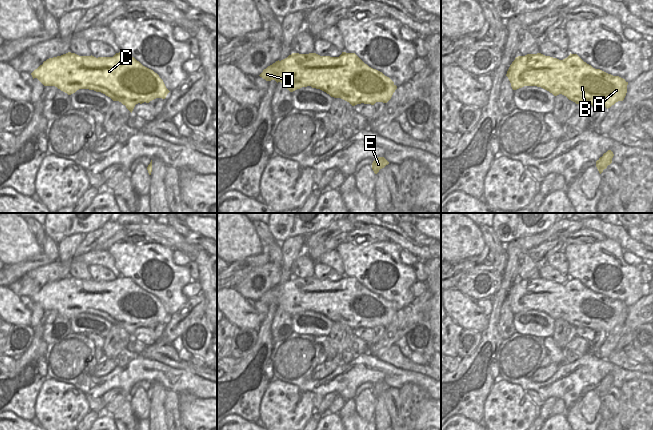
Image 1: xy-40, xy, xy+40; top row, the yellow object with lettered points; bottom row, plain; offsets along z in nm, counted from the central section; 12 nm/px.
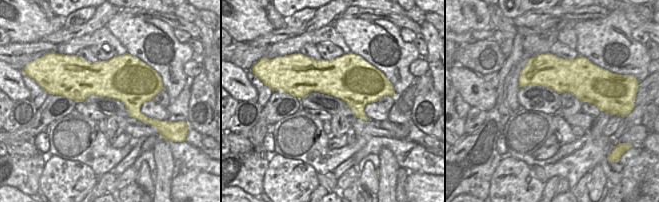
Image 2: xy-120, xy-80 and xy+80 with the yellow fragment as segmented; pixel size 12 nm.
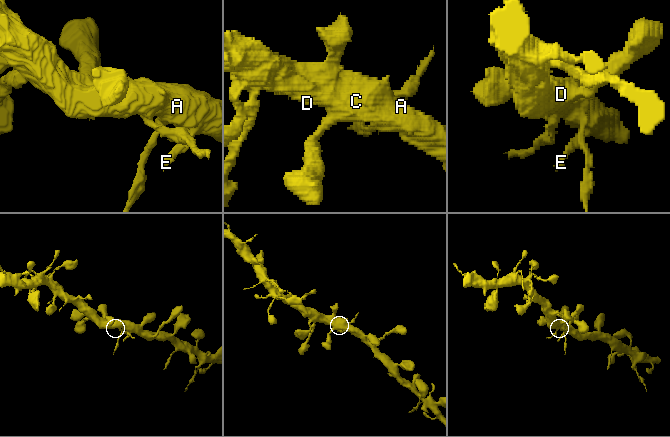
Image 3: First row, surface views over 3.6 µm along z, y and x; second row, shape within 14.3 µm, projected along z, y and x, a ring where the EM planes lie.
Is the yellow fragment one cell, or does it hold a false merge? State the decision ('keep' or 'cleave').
cleave

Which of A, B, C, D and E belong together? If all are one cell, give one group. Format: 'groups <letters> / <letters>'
groups A B D E / C

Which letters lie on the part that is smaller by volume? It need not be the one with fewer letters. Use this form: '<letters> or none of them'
C

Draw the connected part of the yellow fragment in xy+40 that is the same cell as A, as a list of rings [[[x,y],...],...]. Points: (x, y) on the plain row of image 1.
[[[541,277],[518,280],[510,289],[506,300],[508,301],[513,314],[517,314],[527,308],[518,306],[519,297],[522,297],[521,304],[527,302],[522,295],[526,288],[535,290],[542,286],[548,294],[555,296],[575,297],[573,305],[568,311],[575,316],[573,320],[579,321],[585,328],[594,331],[605,330],[610,332],[618,325],[623,325],[627,317],[628,306],[619,300],[613,300],[600,293],[595,293],[584,286],[577,278],[571,278],[559,284]]]

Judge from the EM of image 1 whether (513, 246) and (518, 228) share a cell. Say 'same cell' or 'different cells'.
different cells

